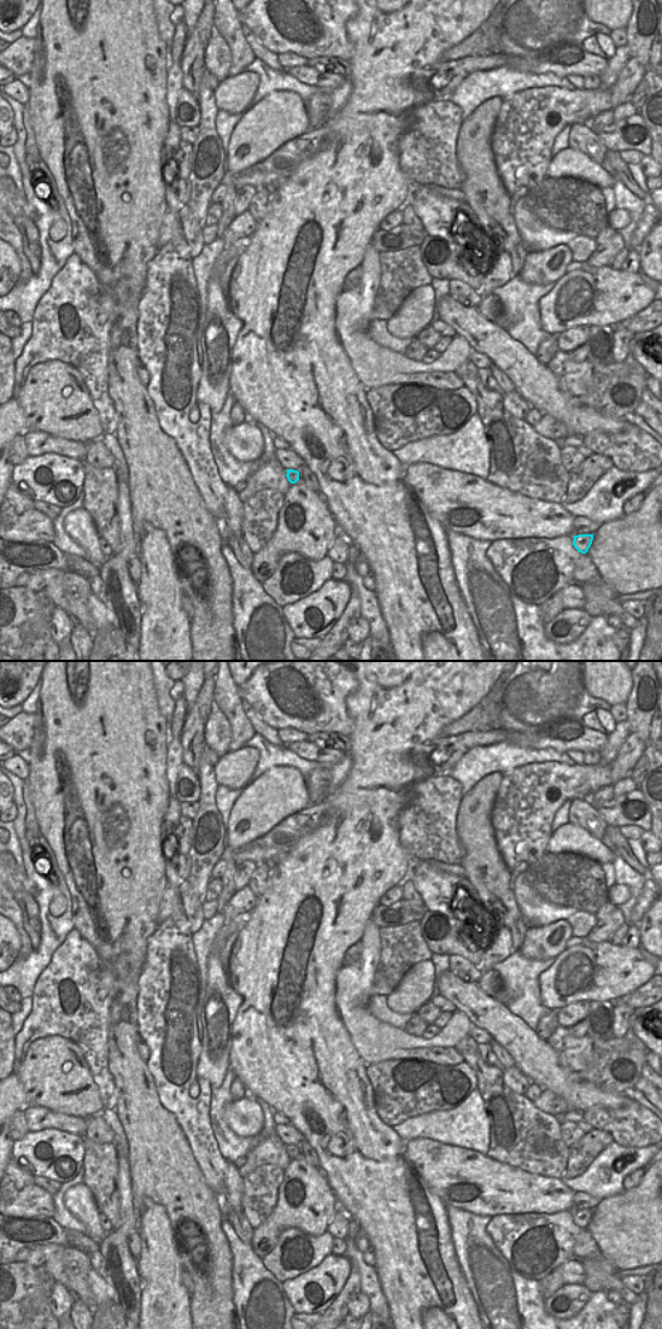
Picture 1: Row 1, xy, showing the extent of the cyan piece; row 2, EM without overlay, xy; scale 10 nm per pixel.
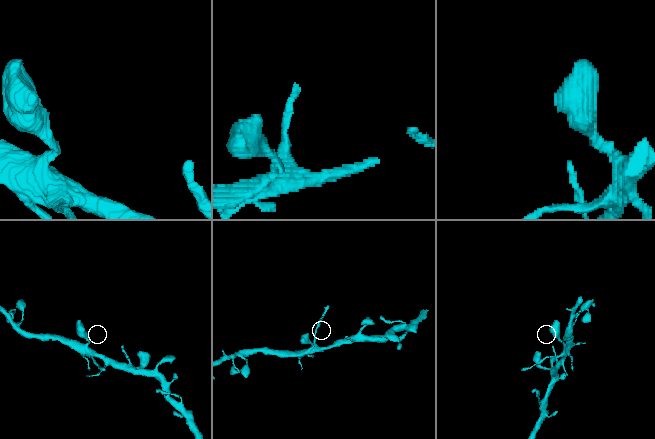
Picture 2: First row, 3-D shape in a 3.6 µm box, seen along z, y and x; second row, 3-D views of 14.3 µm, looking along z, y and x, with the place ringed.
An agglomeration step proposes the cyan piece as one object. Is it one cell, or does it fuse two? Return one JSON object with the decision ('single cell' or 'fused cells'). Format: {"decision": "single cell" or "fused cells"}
{"decision": "fused cells"}

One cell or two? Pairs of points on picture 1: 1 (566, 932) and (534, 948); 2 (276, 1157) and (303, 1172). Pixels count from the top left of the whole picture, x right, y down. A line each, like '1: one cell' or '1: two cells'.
1: one cell
2: two cells

